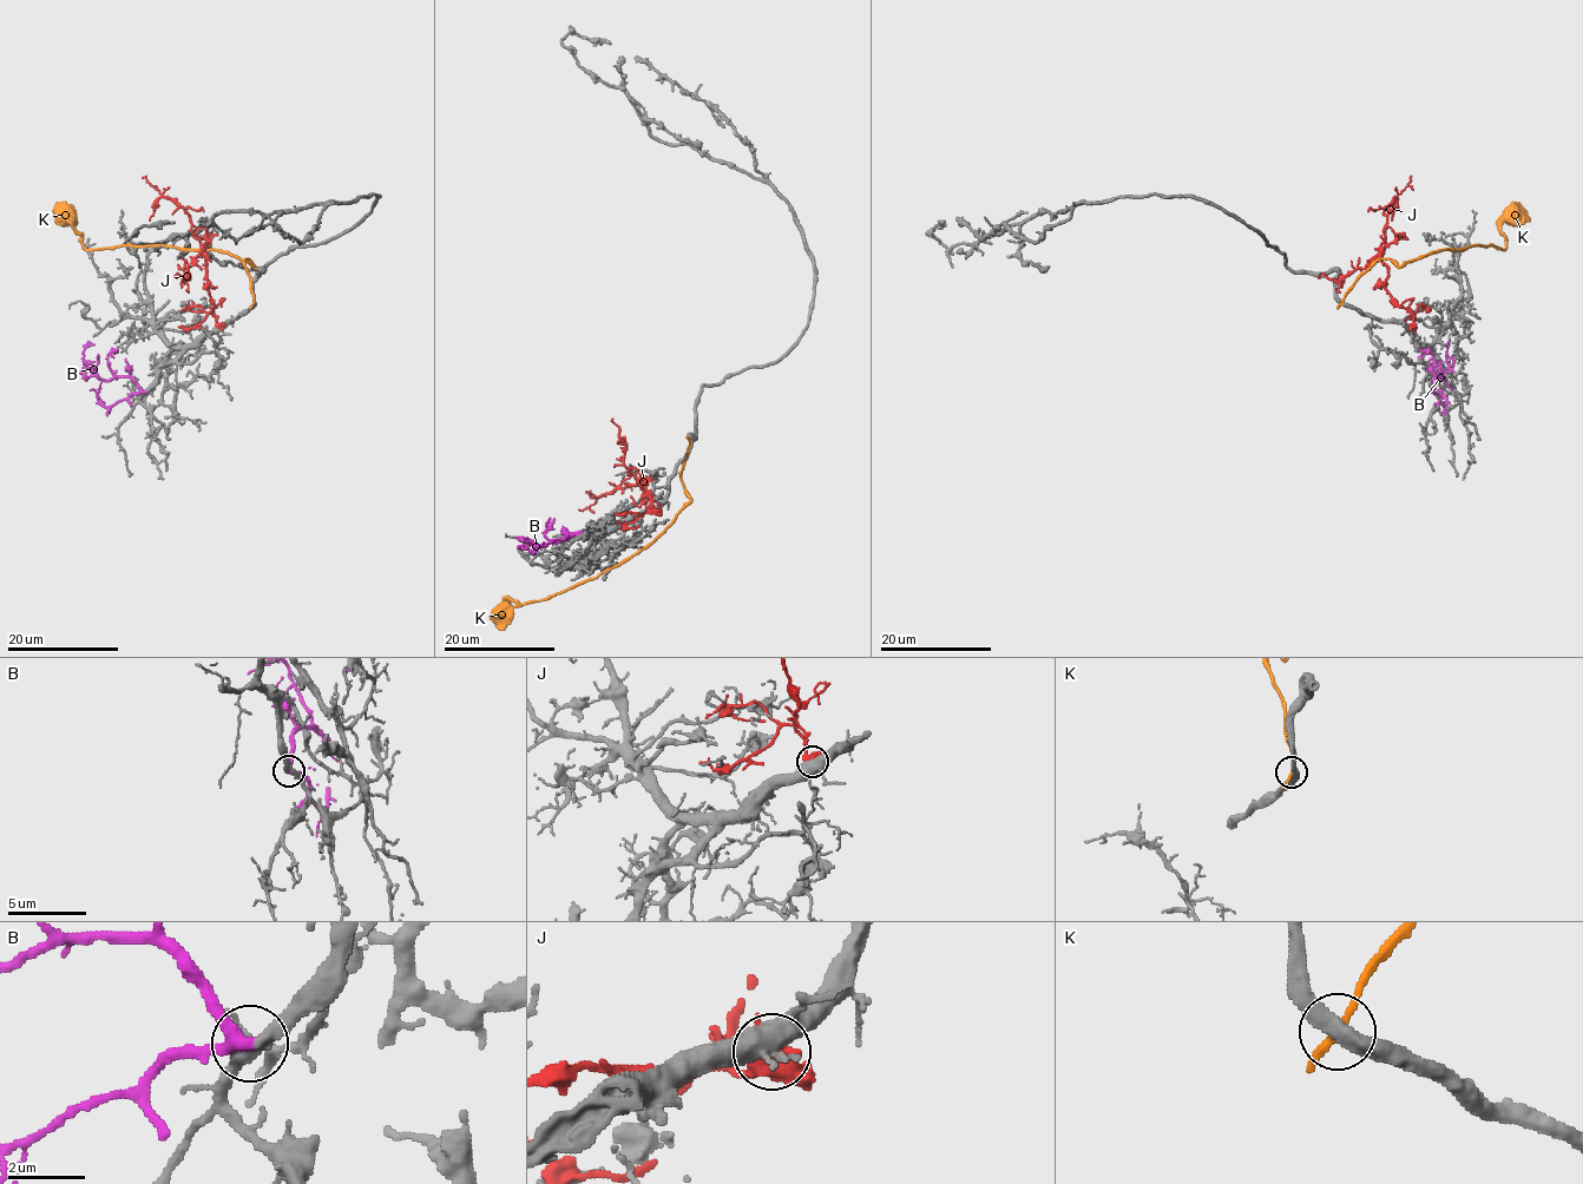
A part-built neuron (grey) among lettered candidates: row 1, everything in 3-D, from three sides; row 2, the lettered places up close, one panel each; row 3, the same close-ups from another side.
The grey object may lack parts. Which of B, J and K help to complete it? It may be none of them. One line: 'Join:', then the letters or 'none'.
Join: B

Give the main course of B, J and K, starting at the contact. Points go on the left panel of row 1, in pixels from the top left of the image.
B: (143, 392), (129, 376), (109, 380), (91, 373), (83, 360), (83, 350), (94, 344)
J: (218, 327), (204, 250), (192, 232), (190, 216), (142, 177)
K: (254, 303), (248, 258), (255, 265), (210, 250), (166, 245), (86, 249), (81, 235), (58, 206)

